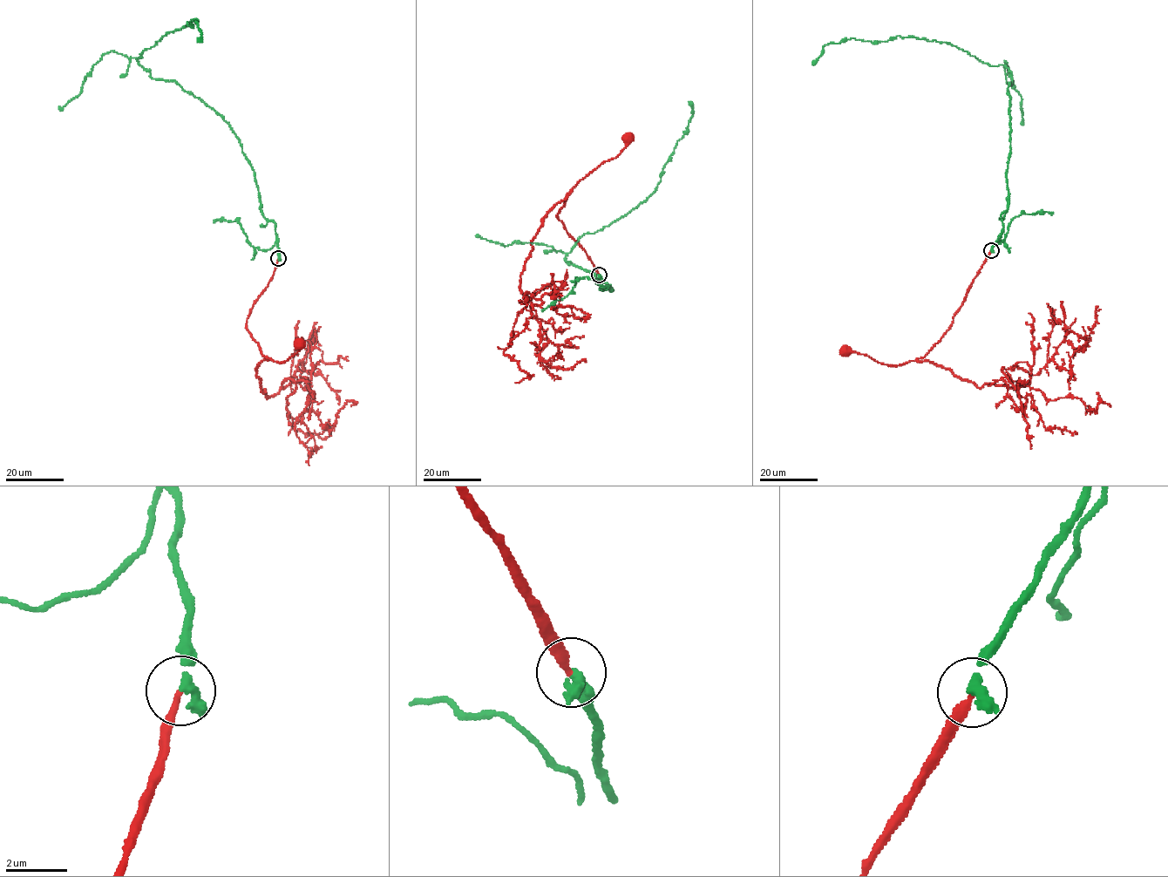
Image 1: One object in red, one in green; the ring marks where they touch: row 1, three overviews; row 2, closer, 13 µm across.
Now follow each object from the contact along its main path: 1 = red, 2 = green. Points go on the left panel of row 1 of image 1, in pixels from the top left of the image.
1: (278, 258), (246, 324), (263, 356), (274, 361), (289, 358), (299, 343)
2: (278, 258), (275, 223), (262, 214), (254, 170), (229, 124), (138, 61), (192, 20), (197, 41)

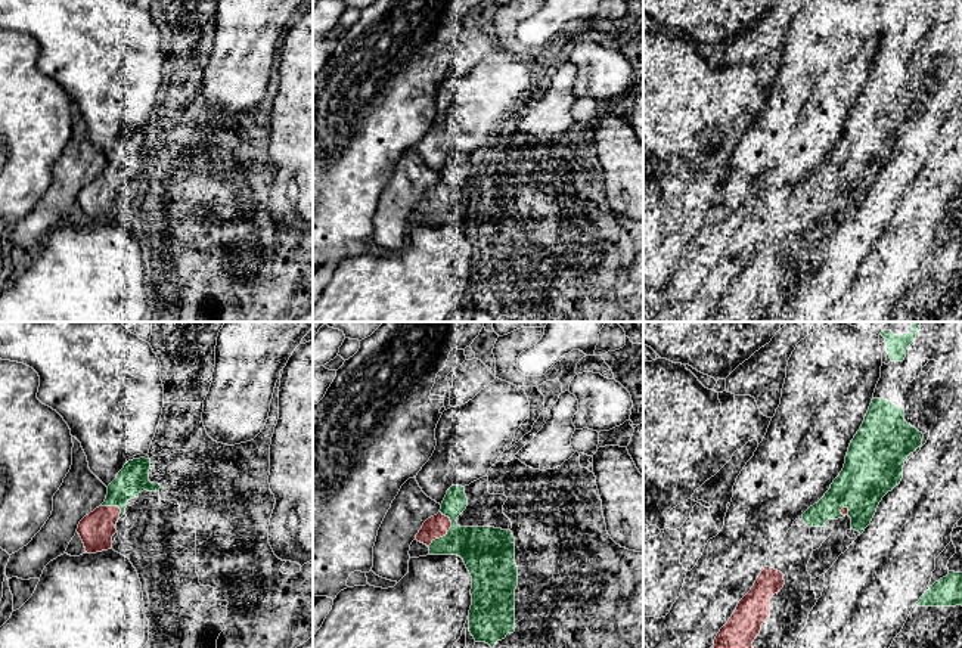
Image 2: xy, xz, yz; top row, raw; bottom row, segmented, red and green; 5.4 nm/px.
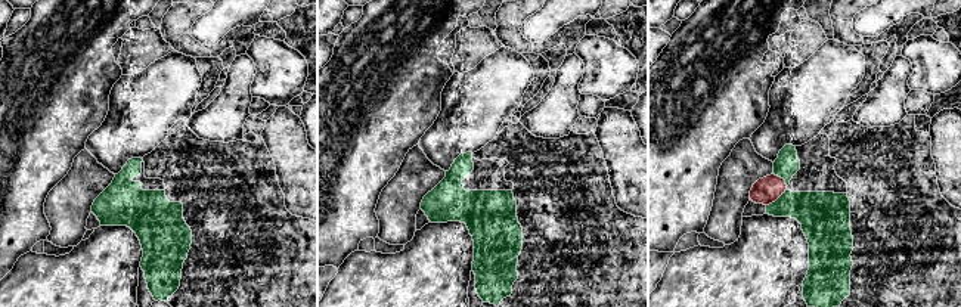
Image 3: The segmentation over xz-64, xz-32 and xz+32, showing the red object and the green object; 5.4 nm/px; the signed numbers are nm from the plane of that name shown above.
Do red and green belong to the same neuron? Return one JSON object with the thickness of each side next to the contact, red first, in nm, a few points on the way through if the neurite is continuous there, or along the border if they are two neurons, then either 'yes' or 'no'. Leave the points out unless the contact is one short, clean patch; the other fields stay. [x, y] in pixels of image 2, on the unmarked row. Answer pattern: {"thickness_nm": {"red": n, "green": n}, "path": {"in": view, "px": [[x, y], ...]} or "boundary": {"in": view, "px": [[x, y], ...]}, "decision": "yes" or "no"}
{"thickness_nm": {"red": 120, "green": 280}, "decision": "yes"}

